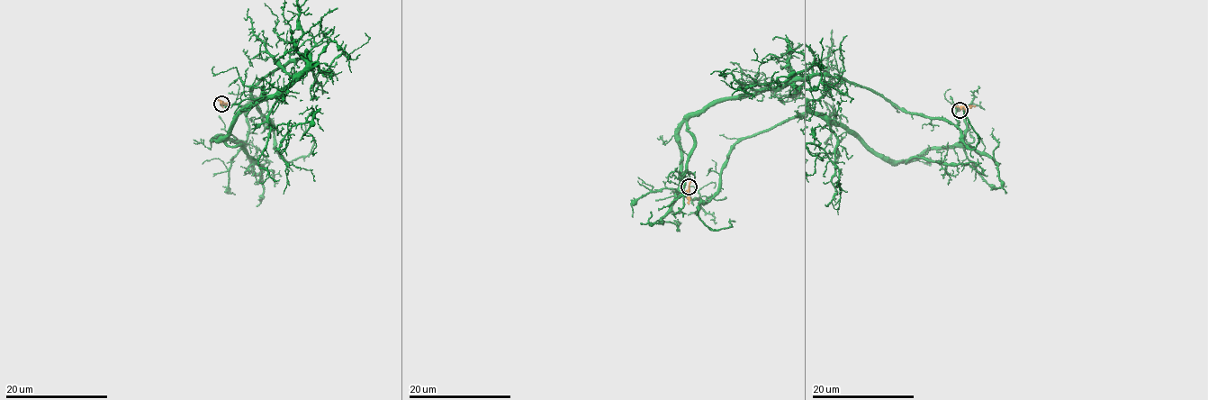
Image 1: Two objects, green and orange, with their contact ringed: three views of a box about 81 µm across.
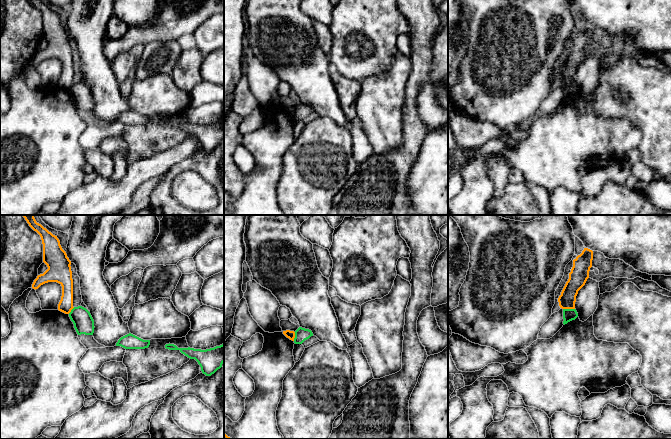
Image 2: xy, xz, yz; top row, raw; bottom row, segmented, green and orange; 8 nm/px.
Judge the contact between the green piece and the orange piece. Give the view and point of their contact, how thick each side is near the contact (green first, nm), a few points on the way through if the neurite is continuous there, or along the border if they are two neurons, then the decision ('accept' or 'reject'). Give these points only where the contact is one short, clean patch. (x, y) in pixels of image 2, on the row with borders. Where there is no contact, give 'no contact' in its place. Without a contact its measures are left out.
yz (569, 309) | 100/140 nm | along yz (563, 308), (574, 309) | reject

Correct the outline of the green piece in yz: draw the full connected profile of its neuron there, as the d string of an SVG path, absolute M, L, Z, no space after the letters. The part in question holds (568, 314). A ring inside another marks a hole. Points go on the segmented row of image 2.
M563 309L563 324L567 324L568 322L575 320L578 317L578 313L576 309Z

